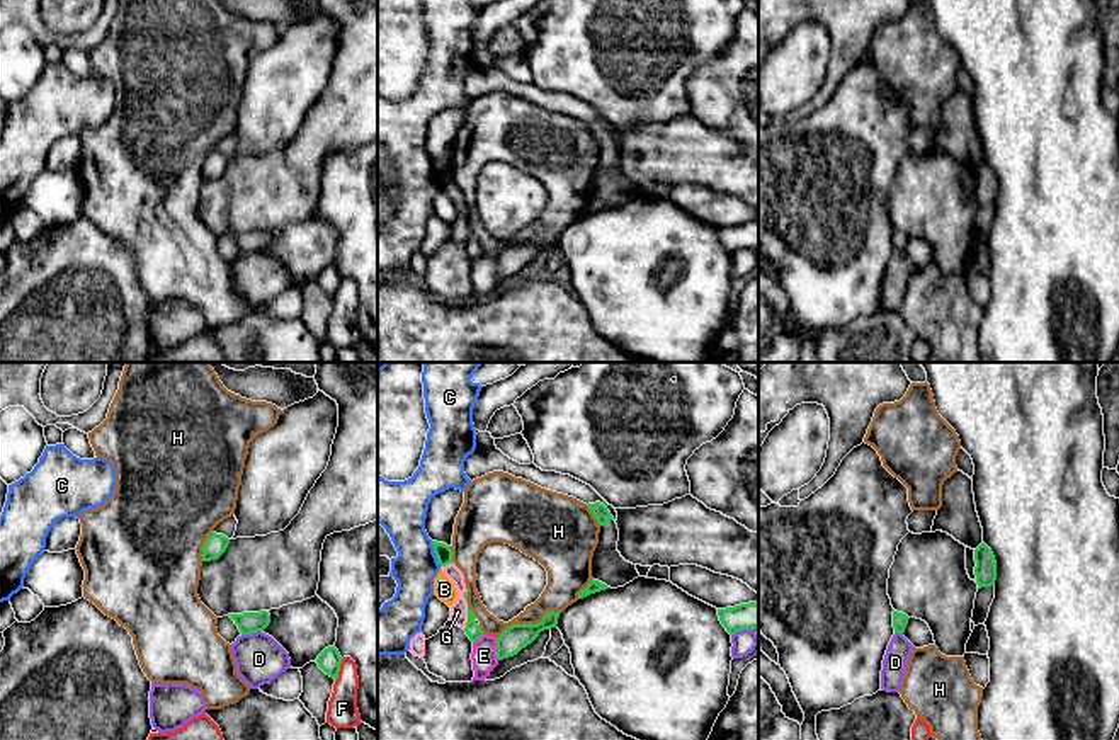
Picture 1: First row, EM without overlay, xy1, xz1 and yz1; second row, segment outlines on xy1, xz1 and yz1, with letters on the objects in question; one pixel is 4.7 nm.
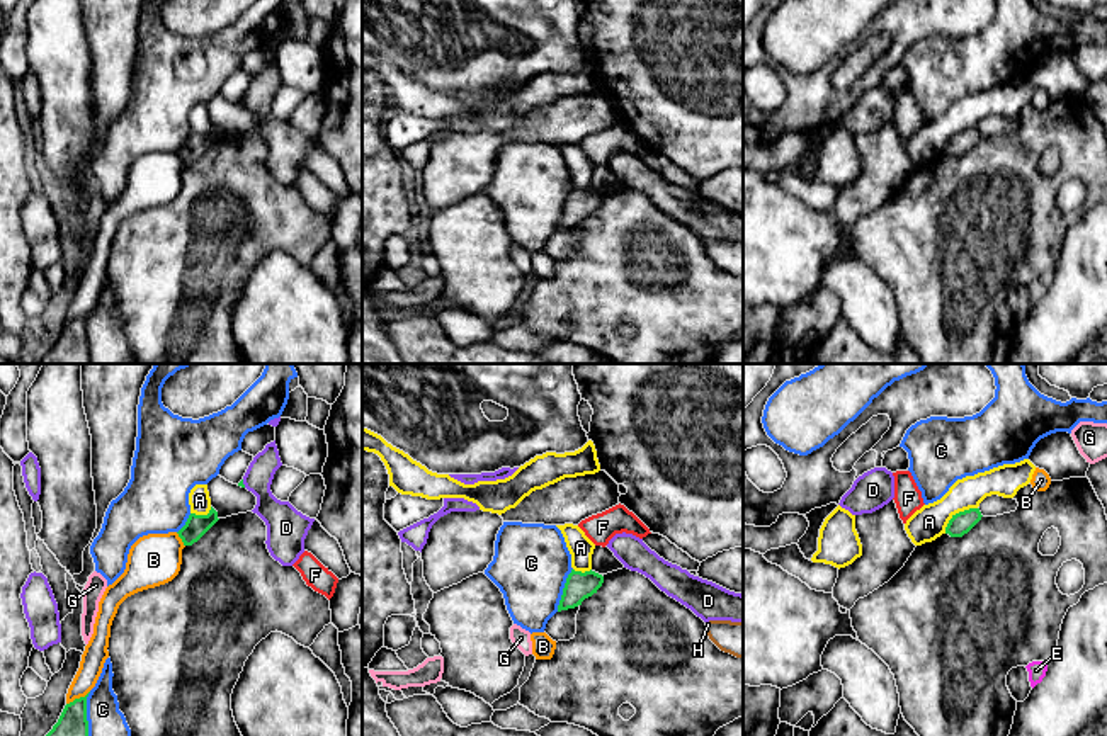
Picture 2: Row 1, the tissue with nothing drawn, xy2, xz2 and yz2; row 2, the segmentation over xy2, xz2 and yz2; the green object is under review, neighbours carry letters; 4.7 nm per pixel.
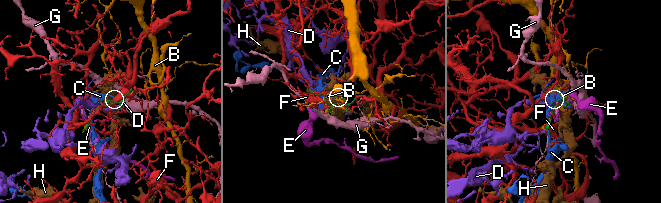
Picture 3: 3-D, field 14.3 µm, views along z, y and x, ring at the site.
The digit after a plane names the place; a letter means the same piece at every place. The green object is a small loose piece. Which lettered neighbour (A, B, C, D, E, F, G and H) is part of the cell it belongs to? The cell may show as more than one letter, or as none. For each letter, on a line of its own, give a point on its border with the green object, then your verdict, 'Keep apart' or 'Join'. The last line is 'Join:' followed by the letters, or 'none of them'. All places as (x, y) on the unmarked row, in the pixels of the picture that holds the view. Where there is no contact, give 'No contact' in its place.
A: Touches green at yz2 (956, 133). Keep apart
B: Touches green at xy2 (77, 318). Keep apart
C: Touches green at xy2 (85, 337). Keep apart
D: Touches green at xy1 (250, 250). Keep apart
E: Touches green at xz1 (497, 267). Keep apart
F: Touches green at xy1 (339, 290). Keep apart
G: Touches green at xz1 (468, 237). Keep apart
H: Touches green at xz1 (529, 244). Keep apart
Join: none of them

